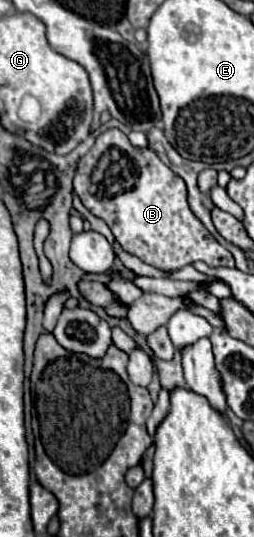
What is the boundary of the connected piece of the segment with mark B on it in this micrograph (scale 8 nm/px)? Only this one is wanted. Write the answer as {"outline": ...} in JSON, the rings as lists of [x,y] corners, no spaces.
{"outline":[[[107,129],[105,133],[101,133],[93,149],[79,161],[77,173],[73,177],[73,191],[95,217],[101,217],[109,225],[115,239],[121,243],[125,251],[137,255],[139,259],[153,267],[173,271],[193,261],[205,261],[209,267],[235,267],[233,255],[191,213],[187,205],[187,191],[183,179],[177,177],[165,163],[161,163],[161,159],[151,149],[133,147],[127,135],[121,133],[119,129]]]}

